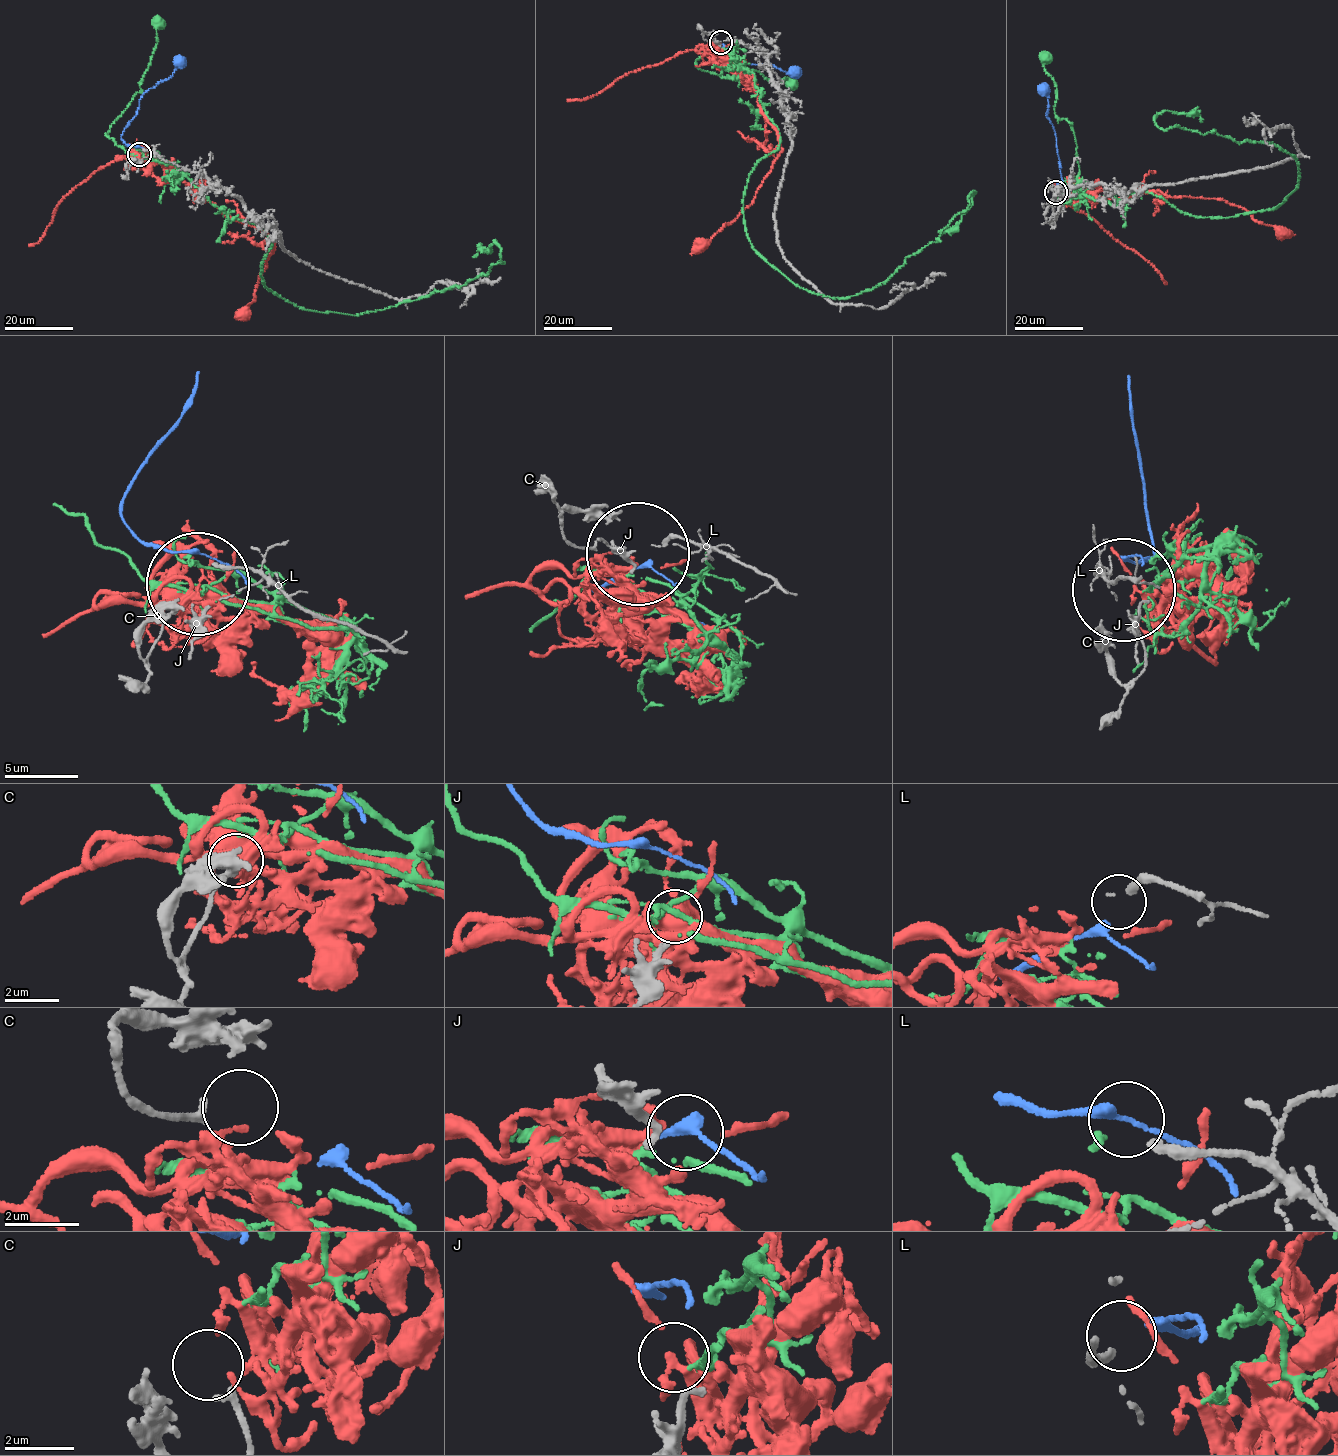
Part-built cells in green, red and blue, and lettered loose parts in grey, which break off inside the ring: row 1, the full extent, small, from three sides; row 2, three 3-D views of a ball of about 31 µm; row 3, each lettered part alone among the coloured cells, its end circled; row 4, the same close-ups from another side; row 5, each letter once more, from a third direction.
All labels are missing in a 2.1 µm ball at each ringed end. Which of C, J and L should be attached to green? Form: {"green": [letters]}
{"green": []}

